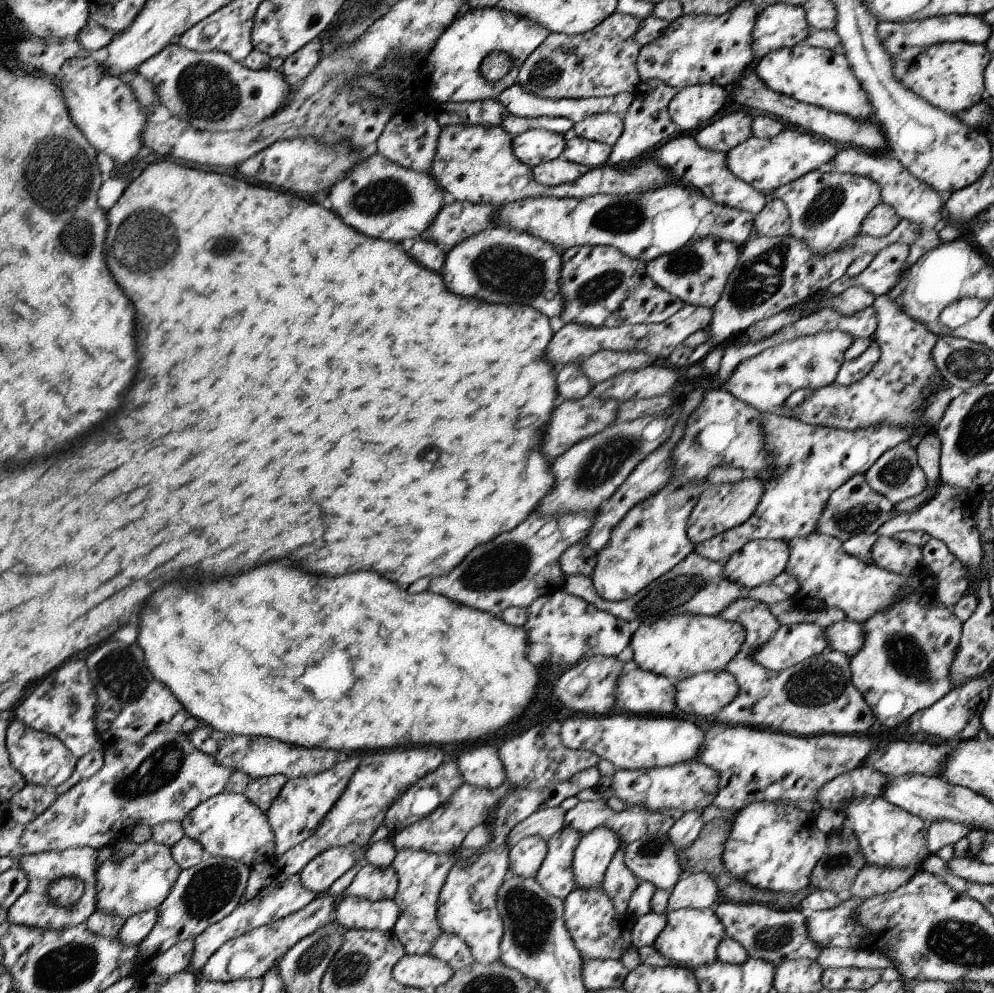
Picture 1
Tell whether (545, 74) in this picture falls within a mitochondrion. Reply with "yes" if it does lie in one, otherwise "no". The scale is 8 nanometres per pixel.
yes

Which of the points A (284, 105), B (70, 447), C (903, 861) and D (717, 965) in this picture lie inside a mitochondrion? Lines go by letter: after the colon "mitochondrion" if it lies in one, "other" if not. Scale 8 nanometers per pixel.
A: other
B: other
C: other
D: other

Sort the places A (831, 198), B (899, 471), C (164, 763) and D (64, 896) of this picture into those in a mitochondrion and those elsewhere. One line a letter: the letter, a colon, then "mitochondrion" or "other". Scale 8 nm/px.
A: mitochondrion
B: mitochondrion
C: mitochondrion
D: mitochondrion

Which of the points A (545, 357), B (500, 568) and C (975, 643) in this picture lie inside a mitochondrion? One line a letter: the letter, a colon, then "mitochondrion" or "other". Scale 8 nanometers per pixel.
A: other
B: mitochondrion
C: other

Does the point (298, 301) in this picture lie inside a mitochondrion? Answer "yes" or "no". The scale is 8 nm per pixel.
no

